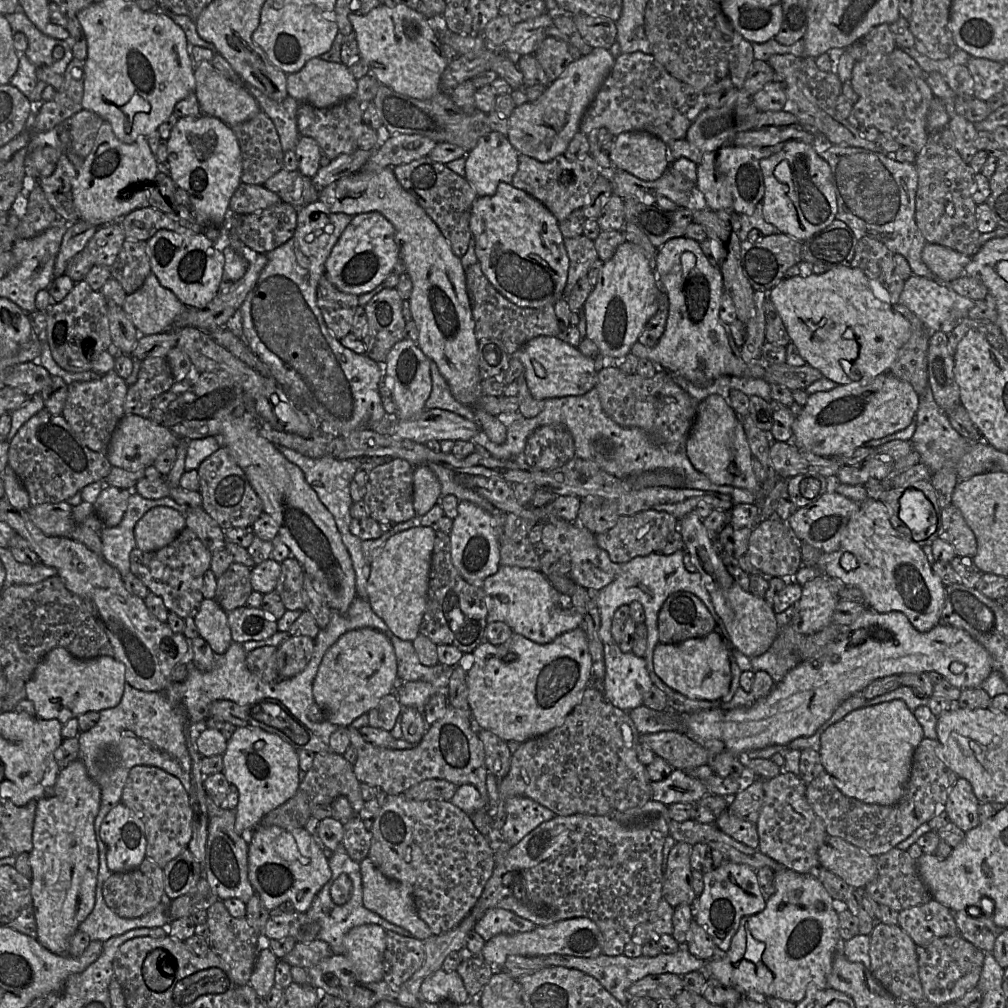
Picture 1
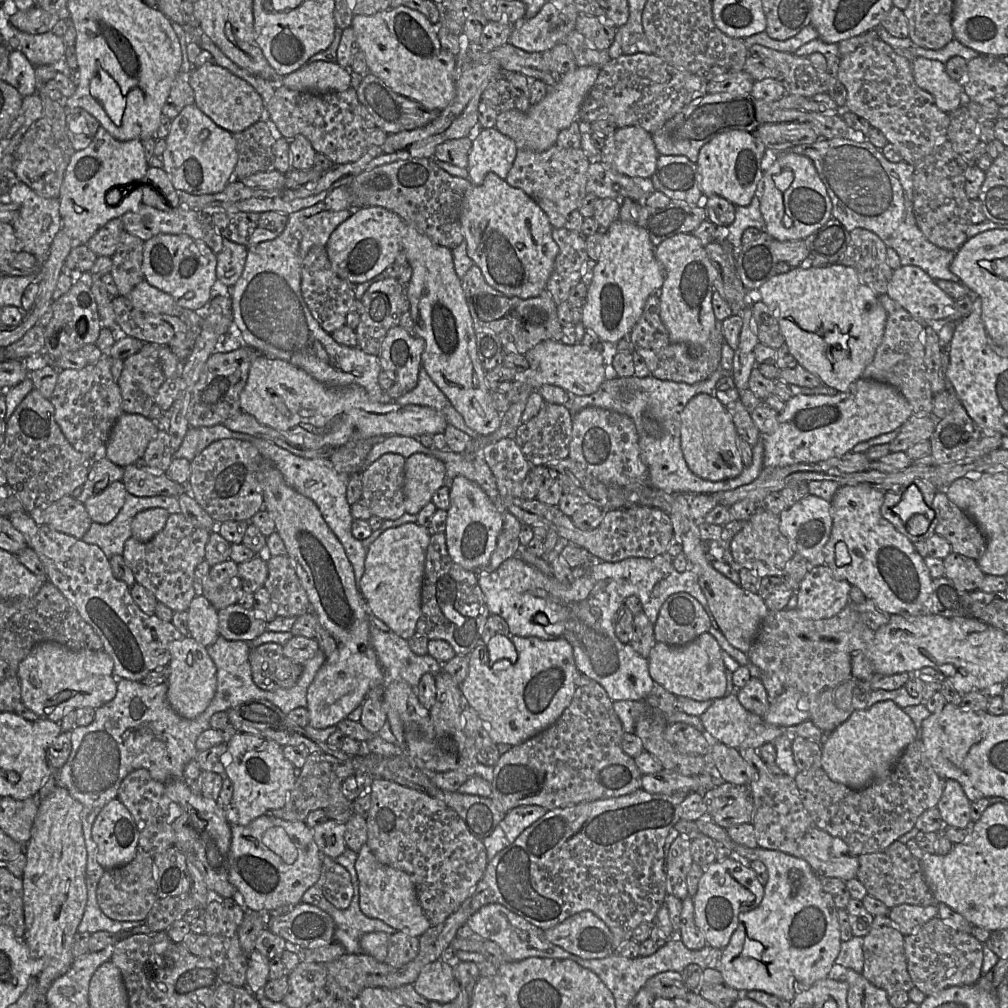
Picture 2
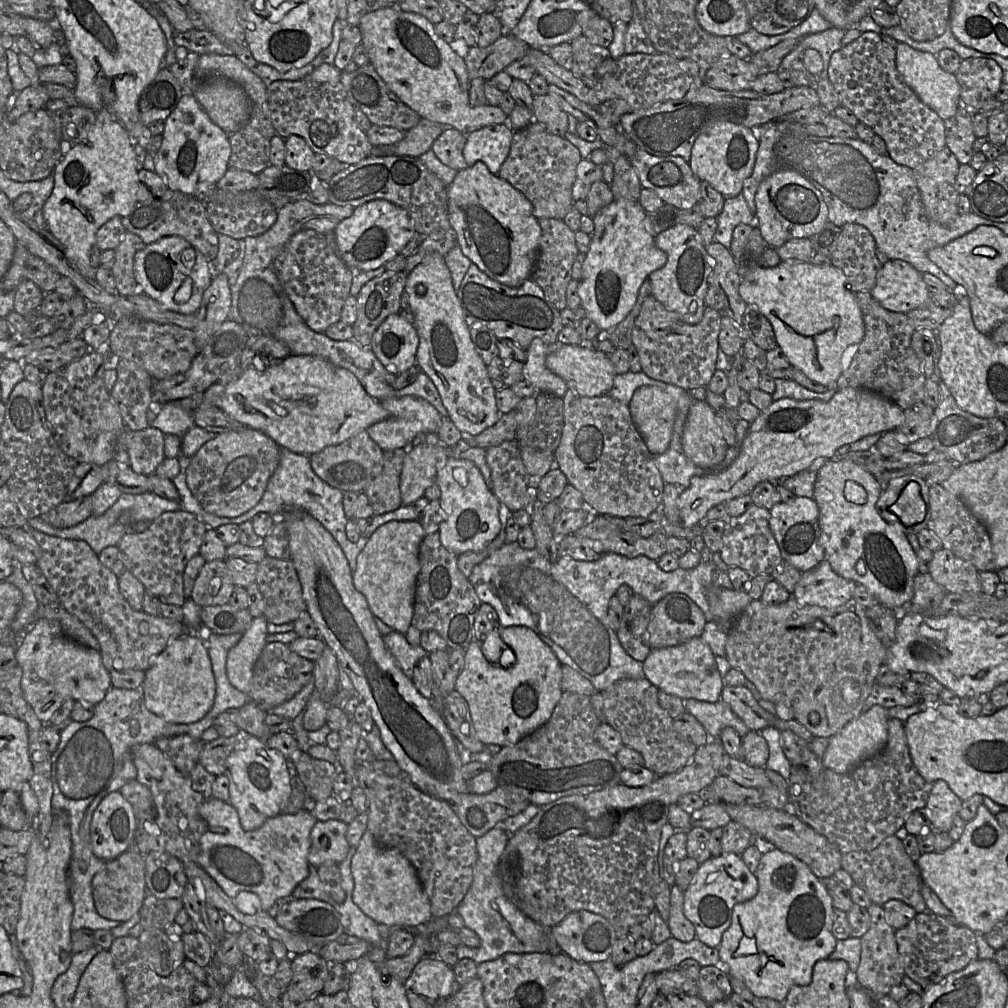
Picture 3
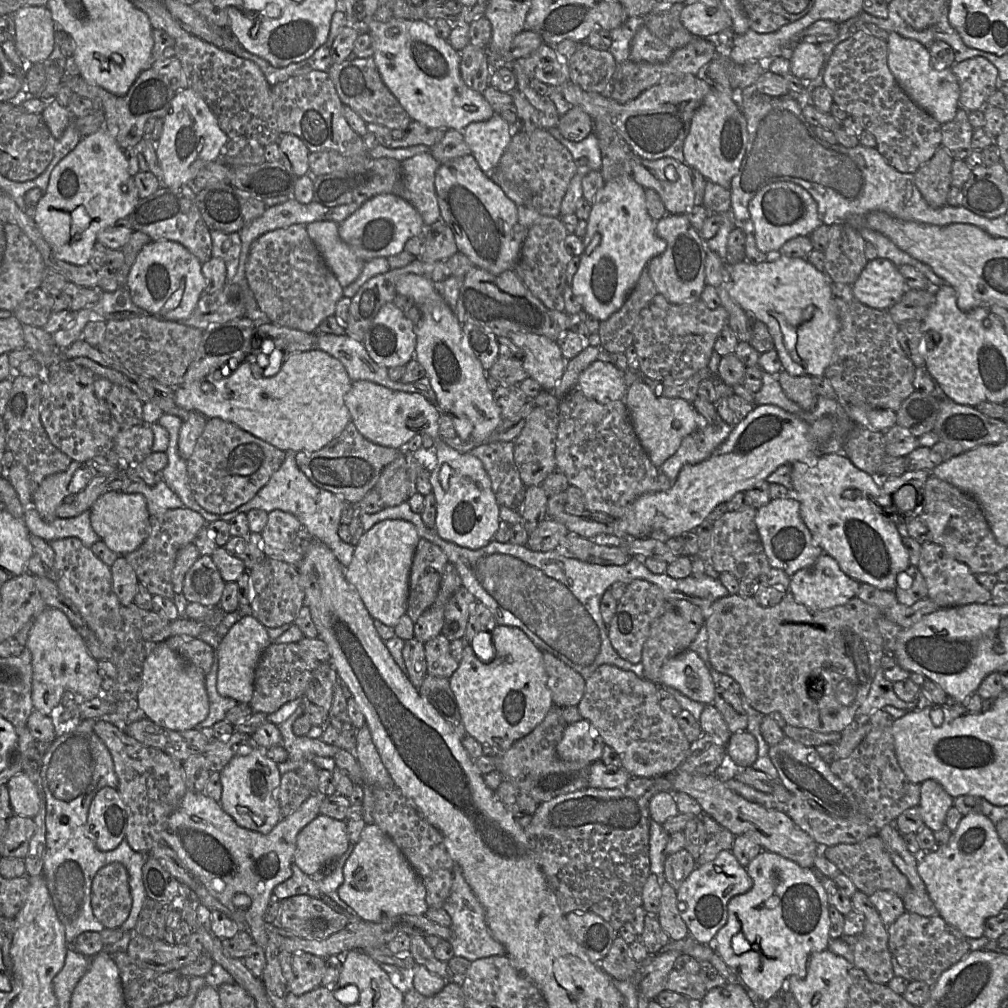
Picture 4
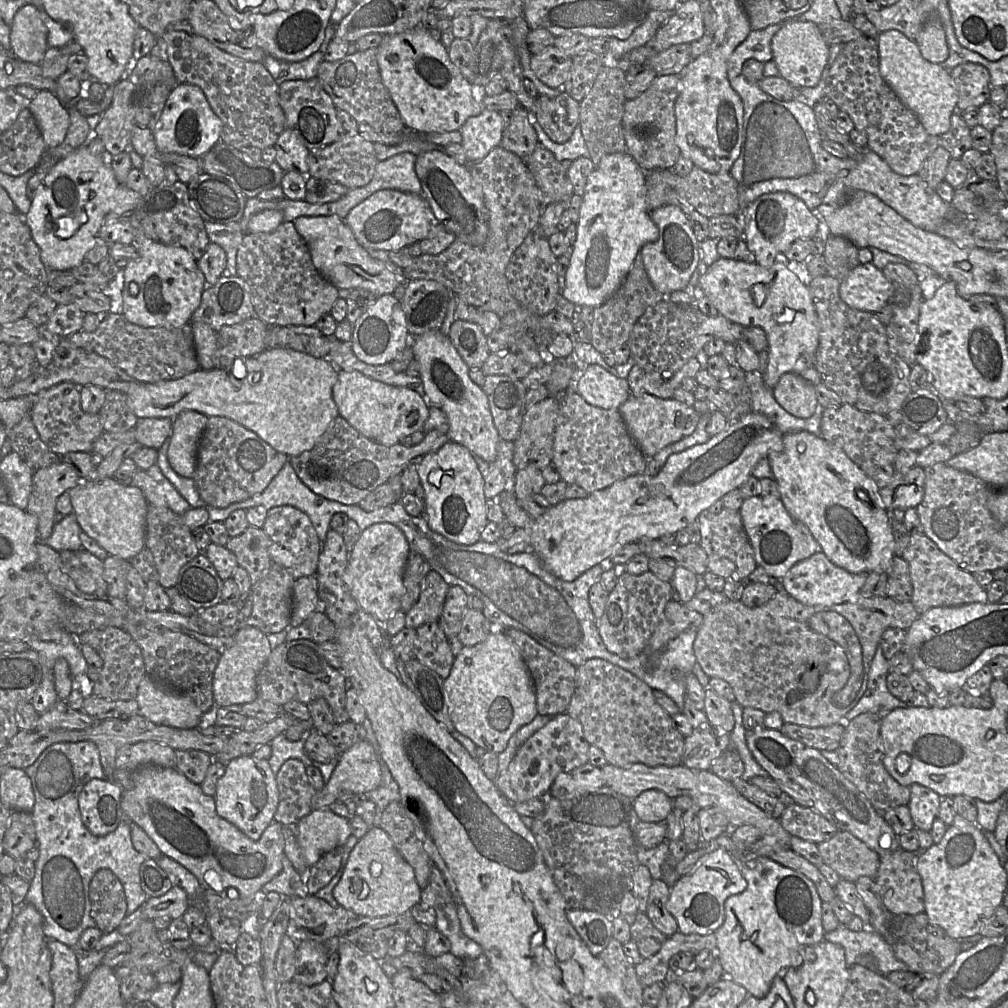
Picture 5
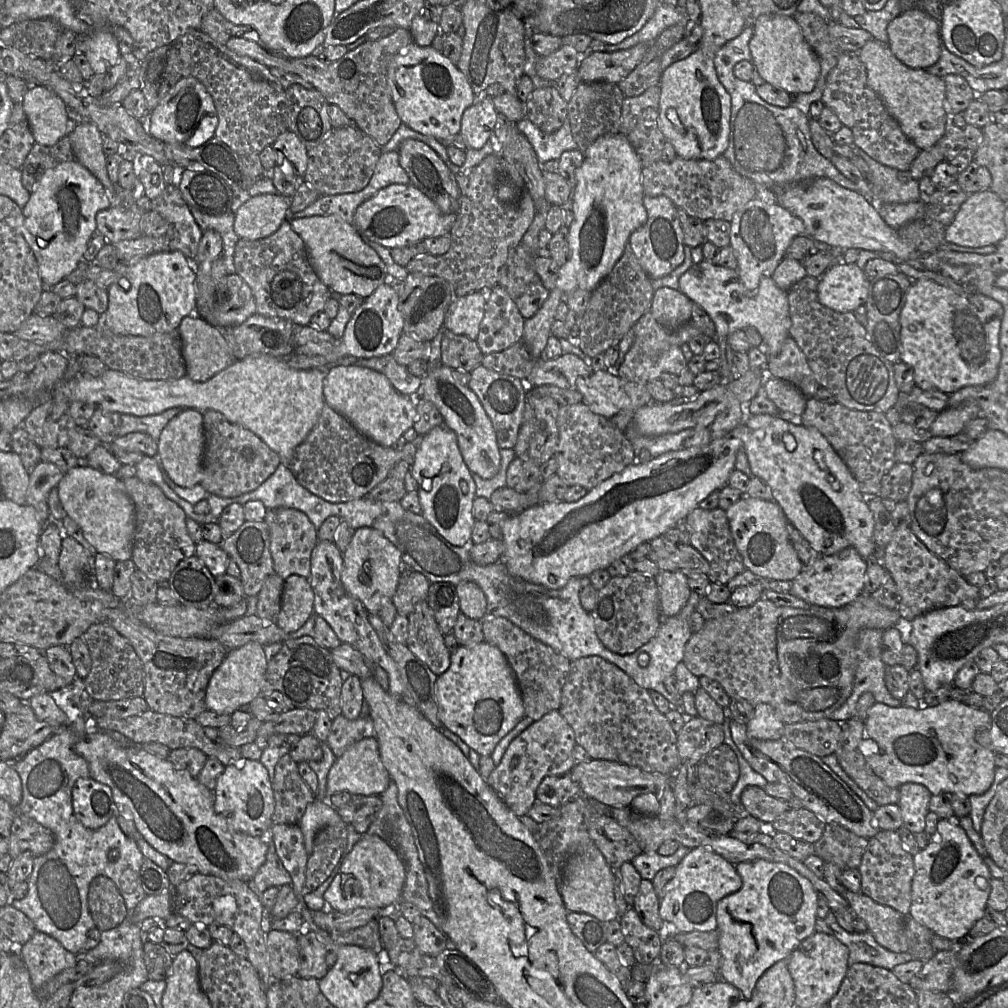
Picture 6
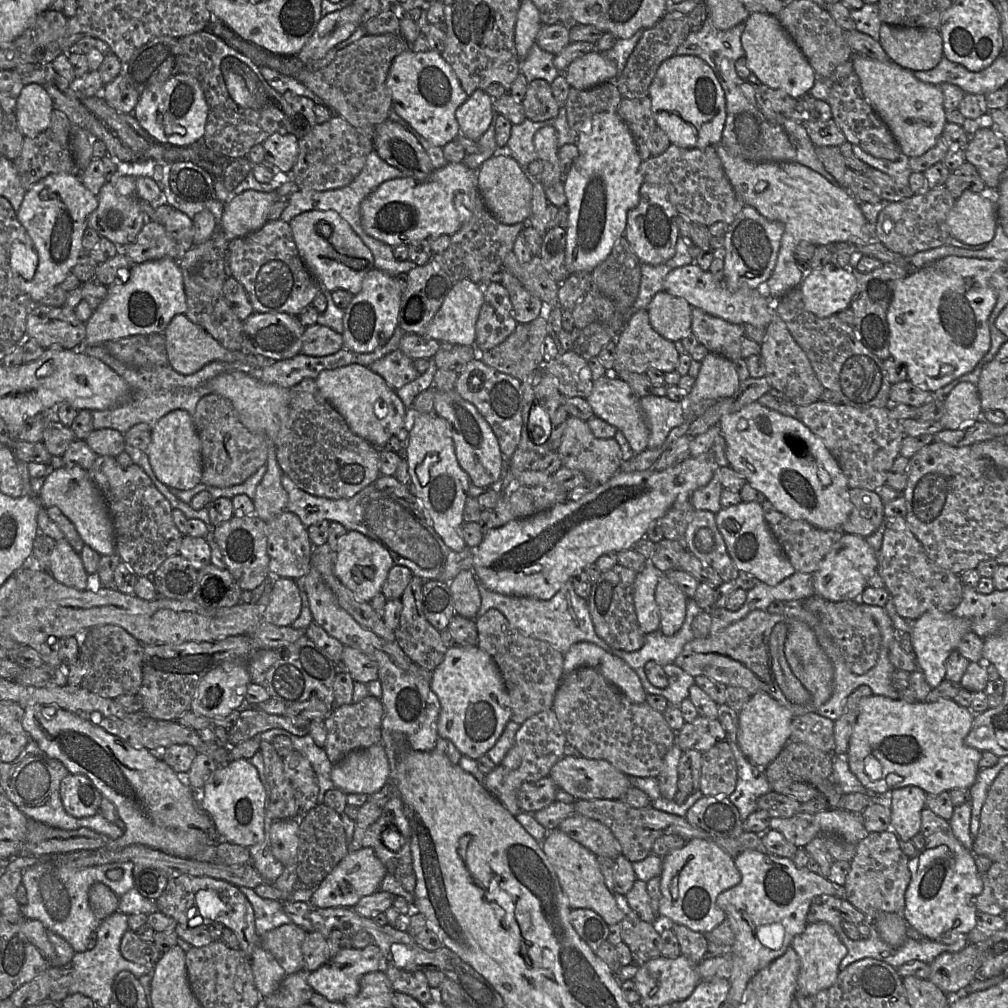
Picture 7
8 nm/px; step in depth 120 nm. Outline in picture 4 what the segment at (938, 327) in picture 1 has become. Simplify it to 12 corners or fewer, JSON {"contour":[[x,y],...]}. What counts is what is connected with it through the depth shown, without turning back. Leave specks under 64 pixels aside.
{"contour":[[868,261],[852,290],[888,310],[907,285],[893,262]]}

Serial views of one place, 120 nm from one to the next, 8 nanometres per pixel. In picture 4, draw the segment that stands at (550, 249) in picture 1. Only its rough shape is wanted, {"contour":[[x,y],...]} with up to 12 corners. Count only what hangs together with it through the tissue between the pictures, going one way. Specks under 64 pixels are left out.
{"contour":[[473,155],[440,163],[440,219],[498,275],[528,230]]}

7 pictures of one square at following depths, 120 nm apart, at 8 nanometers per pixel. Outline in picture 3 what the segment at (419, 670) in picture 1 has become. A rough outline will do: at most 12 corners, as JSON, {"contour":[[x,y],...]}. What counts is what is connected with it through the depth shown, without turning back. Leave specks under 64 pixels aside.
{"contour":[[396,630],[383,640],[412,680],[416,663],[429,653]]}

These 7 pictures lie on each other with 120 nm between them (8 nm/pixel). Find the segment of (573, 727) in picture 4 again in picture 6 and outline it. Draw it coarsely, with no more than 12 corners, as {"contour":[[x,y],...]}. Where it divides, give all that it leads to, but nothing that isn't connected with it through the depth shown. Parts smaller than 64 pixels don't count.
{"contour":[[558,710],[509,744],[486,782],[516,816],[576,764]]}

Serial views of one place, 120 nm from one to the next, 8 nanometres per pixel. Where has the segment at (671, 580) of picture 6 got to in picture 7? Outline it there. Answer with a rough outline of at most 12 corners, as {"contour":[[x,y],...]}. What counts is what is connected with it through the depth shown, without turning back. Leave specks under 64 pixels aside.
{"contour":[[665,575],[656,586],[660,630],[679,631],[688,597]]}

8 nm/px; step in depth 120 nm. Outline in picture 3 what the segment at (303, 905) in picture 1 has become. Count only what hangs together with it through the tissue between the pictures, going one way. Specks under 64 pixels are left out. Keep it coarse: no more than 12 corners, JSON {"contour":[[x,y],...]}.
{"contour":[[230,803],[198,812],[198,864],[267,912],[308,877],[310,808],[243,830]]}

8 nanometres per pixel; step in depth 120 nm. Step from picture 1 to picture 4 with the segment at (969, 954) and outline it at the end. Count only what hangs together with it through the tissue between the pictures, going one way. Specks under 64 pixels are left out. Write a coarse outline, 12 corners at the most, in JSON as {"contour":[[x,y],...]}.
{"contour":[[905,912],[888,928],[892,956],[933,986],[971,951],[940,916]]}

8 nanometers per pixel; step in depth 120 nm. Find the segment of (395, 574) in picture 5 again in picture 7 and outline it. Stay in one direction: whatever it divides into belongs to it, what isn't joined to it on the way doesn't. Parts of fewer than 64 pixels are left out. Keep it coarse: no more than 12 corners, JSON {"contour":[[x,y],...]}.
{"contour":[[347,531],[335,575],[358,600],[382,592],[394,565],[384,546]]}

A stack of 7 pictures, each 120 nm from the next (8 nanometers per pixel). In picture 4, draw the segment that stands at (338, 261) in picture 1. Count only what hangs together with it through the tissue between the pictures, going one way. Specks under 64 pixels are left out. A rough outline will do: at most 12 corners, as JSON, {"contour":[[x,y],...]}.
{"contour":[[393,194],[365,201],[339,235],[367,261],[401,253],[425,227]]}

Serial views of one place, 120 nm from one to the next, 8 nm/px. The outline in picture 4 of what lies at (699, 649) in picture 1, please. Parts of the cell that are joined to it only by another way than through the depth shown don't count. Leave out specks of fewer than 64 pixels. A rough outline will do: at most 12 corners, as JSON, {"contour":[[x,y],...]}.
{"contour":[[689,649],[668,659],[660,686],[713,704],[715,684]]}

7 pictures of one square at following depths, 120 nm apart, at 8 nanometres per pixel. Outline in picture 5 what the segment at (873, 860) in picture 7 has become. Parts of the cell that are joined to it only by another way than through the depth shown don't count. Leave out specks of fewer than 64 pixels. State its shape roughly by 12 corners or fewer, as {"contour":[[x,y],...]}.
{"contour":[[921,851],[880,857],[874,882],[893,915],[925,911]]}

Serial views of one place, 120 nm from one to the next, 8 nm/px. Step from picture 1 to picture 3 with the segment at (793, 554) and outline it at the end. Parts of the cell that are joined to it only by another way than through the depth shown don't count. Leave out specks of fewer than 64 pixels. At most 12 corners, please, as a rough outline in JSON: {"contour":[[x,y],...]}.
{"contour":[[752,504],[730,517],[719,550],[750,577],[783,562],[770,512]]}

